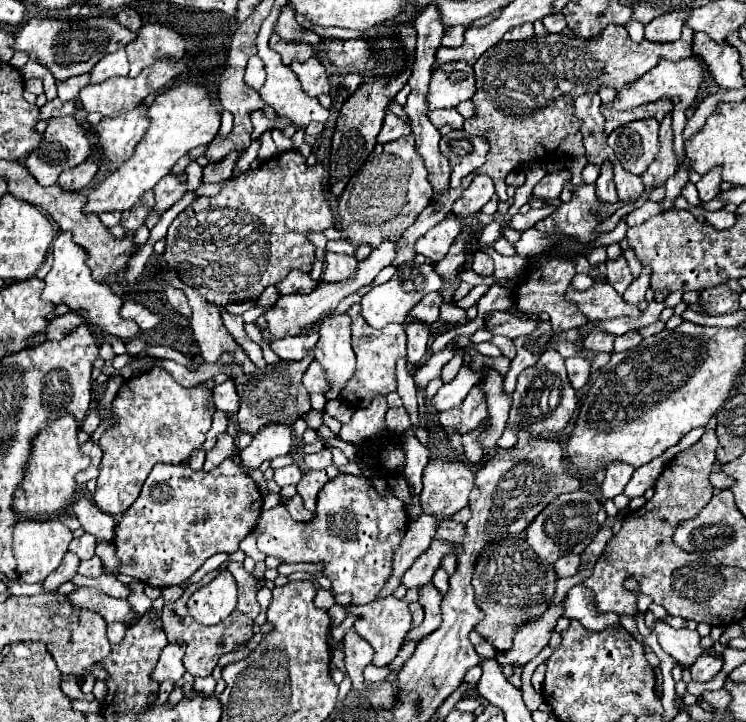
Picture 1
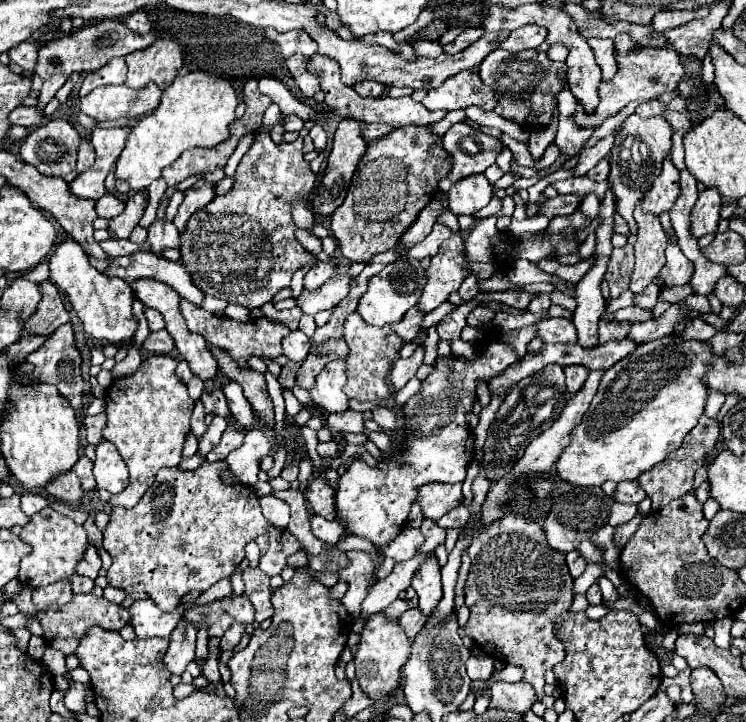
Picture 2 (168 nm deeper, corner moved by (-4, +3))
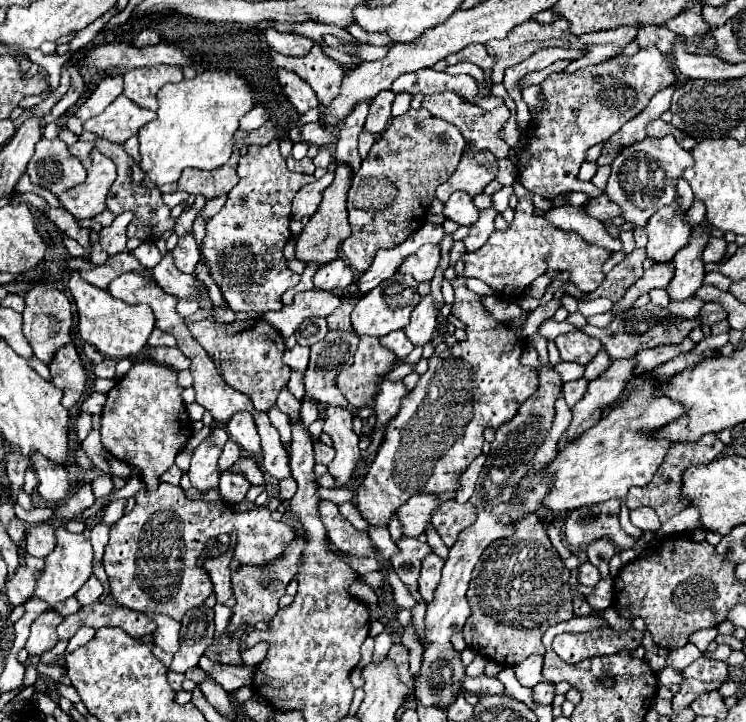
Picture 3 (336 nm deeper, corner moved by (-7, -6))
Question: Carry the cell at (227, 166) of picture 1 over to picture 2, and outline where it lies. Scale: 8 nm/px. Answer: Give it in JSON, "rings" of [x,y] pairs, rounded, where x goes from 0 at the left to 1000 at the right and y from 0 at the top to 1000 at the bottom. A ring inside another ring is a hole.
{"rings":[[[263,251],[255,262],[249,262],[249,265],[247,265],[247,278],[244,278],[244,284],[239,287],[239,295],[236,295],[236,301],[233,301],[236,317],[239,317],[241,323],[247,323],[252,303],[255,303],[263,292],[273,289],[273,284],[279,284],[279,278],[284,278],[284,276],[287,276],[287,256],[282,256],[282,253]]]}

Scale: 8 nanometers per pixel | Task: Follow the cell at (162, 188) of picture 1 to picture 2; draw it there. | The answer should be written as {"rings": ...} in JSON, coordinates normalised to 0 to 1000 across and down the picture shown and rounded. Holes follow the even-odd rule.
{"rings":[[[223,303],[206,306],[204,314],[198,317],[198,339],[204,350],[217,353],[220,345],[241,342],[241,323],[233,314],[233,309],[225,309]]]}

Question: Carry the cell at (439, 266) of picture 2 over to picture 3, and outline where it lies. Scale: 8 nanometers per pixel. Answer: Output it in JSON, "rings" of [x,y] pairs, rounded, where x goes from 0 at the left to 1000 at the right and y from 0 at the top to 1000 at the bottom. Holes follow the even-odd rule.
{"rings":[[[578,407],[567,410],[559,427],[551,432],[551,446],[543,454],[546,468],[551,468],[554,476],[572,476],[580,468],[583,460],[583,418]]]}

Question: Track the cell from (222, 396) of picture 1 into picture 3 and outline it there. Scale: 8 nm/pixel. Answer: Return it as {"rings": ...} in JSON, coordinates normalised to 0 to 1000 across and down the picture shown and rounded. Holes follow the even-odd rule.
{"rings":[[[318,571],[304,587],[302,587],[310,609],[315,609],[331,629],[345,632],[350,626],[347,601],[342,593],[342,584],[336,579],[336,571]]]}

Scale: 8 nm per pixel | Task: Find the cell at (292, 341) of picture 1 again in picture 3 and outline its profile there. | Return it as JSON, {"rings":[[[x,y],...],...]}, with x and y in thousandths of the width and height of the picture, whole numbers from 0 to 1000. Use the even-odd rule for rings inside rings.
{"rings":[[[398,476],[395,482],[390,482],[390,485],[385,485],[385,488],[379,490],[379,501],[382,501],[385,507],[390,507],[393,515],[406,518],[406,515],[412,512],[412,501],[414,501],[414,482]]]}

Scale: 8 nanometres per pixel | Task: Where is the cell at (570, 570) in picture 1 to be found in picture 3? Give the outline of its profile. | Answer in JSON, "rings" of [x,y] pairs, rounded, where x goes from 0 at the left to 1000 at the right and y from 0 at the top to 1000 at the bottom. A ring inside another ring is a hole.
{"rings":[[[792,778],[779,781],[773,787],[773,806],[782,812],[798,812],[803,806],[803,789]]]}

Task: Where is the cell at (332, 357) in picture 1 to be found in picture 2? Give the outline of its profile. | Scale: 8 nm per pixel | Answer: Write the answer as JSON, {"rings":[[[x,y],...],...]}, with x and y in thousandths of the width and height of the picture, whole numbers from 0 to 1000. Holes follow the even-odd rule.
{"rings":[[[445,500],[424,522],[424,533],[416,539],[421,561],[432,564],[440,575],[461,572],[466,566],[466,550],[458,542],[464,533],[464,500]]]}

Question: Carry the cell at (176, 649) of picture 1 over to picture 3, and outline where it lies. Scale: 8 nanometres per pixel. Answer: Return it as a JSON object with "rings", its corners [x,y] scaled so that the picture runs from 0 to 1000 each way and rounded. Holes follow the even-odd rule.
{"rings":[[[267,839],[253,845],[243,859],[243,878],[240,878],[240,900],[232,909],[229,928],[232,931],[251,931],[264,922],[272,903],[286,889],[286,845]]]}

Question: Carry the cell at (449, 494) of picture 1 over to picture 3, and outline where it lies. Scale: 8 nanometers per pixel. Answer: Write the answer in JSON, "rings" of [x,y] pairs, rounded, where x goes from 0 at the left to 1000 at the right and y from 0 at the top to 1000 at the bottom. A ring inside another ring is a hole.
{"rings":[[[556,684],[551,687],[535,706],[532,717],[540,726],[540,740],[543,742],[562,742],[572,734],[578,726],[578,712],[580,706],[591,698],[591,690],[583,684]]]}

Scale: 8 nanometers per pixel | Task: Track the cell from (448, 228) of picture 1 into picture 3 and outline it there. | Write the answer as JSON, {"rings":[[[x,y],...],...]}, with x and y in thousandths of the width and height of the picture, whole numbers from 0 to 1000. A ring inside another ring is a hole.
{"rings":[[[572,338],[564,341],[556,352],[546,355],[540,368],[535,368],[535,377],[554,380],[559,391],[567,391],[580,385],[586,366],[588,366],[588,338]]]}

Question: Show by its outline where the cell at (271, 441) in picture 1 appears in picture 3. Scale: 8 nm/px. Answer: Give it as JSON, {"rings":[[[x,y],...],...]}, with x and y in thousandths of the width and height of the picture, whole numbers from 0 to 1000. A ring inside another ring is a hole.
{"rings":[[[302,651],[296,657],[296,665],[294,665],[294,676],[296,676],[296,687],[302,695],[310,695],[310,698],[320,698],[331,679],[336,676],[334,665],[326,659],[326,654],[320,651]]]}

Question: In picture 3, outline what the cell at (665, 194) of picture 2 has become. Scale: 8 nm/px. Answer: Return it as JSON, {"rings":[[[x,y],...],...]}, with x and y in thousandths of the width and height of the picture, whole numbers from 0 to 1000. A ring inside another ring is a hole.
{"rings":[[[905,271],[905,277],[897,285],[883,288],[883,294],[875,296],[865,313],[870,324],[867,355],[878,357],[878,363],[902,360],[905,349],[924,335],[926,313],[918,307],[921,294],[910,294],[910,283],[913,274]]]}

